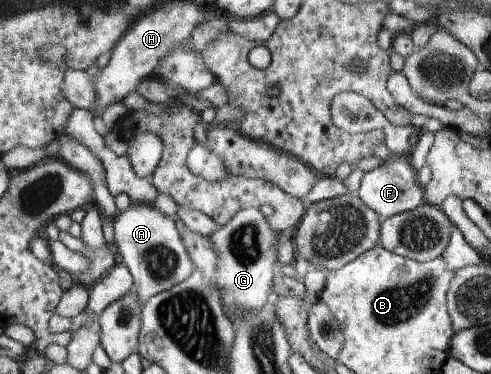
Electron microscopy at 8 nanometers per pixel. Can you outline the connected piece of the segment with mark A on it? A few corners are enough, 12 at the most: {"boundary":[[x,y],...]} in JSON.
{"boundary":[[134,203],[114,244],[143,306],[196,270],[172,217]]}

